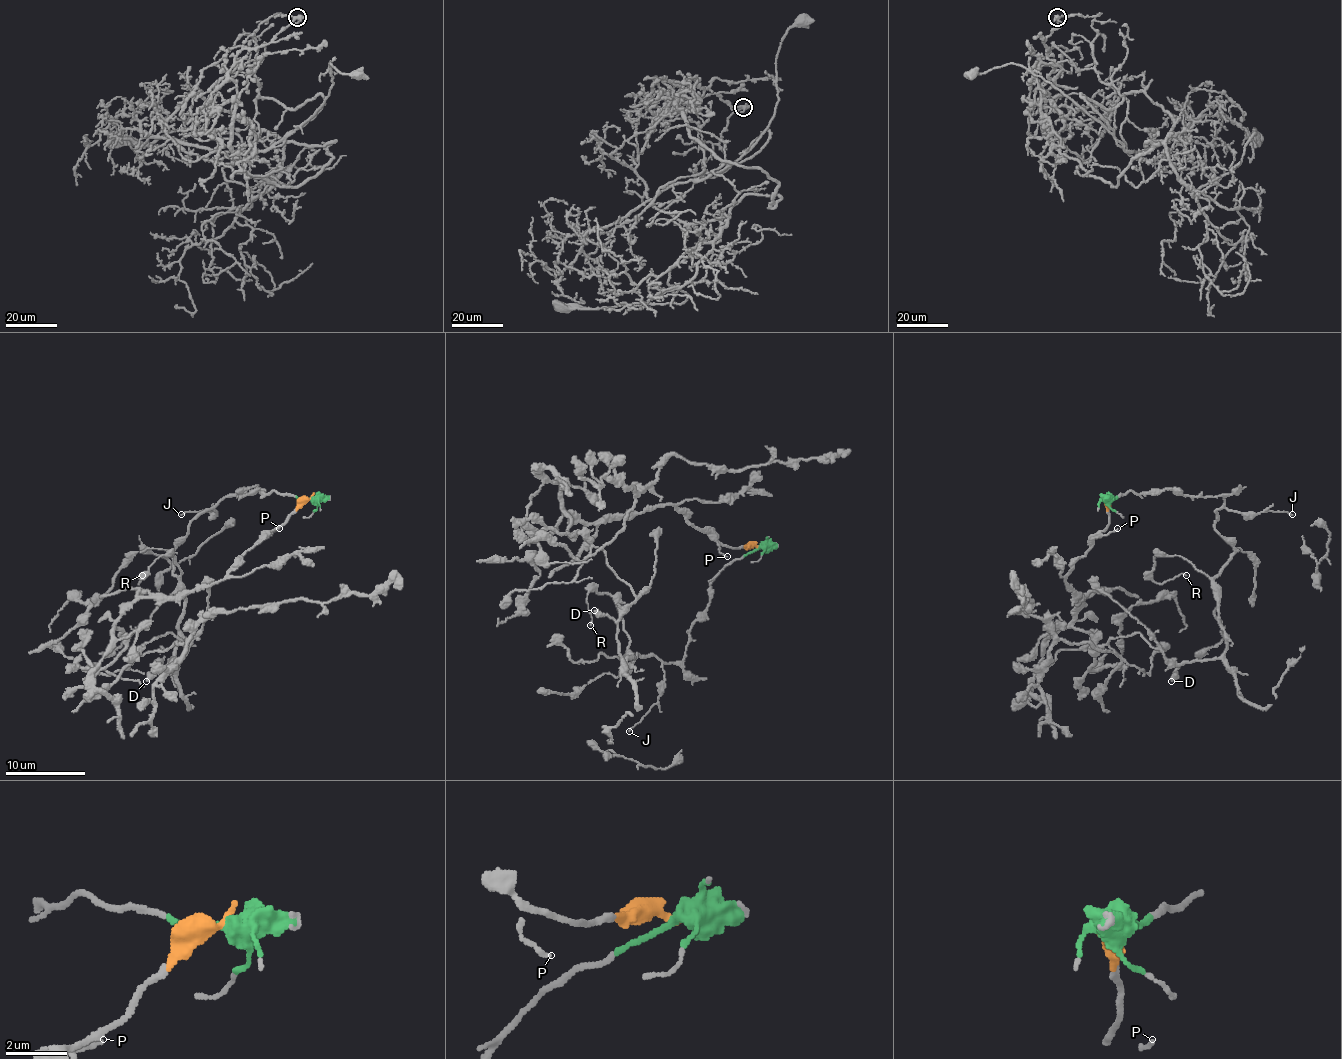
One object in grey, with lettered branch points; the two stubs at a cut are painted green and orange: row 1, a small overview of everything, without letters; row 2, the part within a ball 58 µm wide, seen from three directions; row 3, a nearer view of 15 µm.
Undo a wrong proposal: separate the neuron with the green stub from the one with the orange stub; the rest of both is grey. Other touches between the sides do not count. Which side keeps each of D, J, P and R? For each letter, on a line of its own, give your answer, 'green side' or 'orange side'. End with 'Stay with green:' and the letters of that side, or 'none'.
D: green side
J: green side
P: orange side
R: green side
Stay with green: D, J, R

